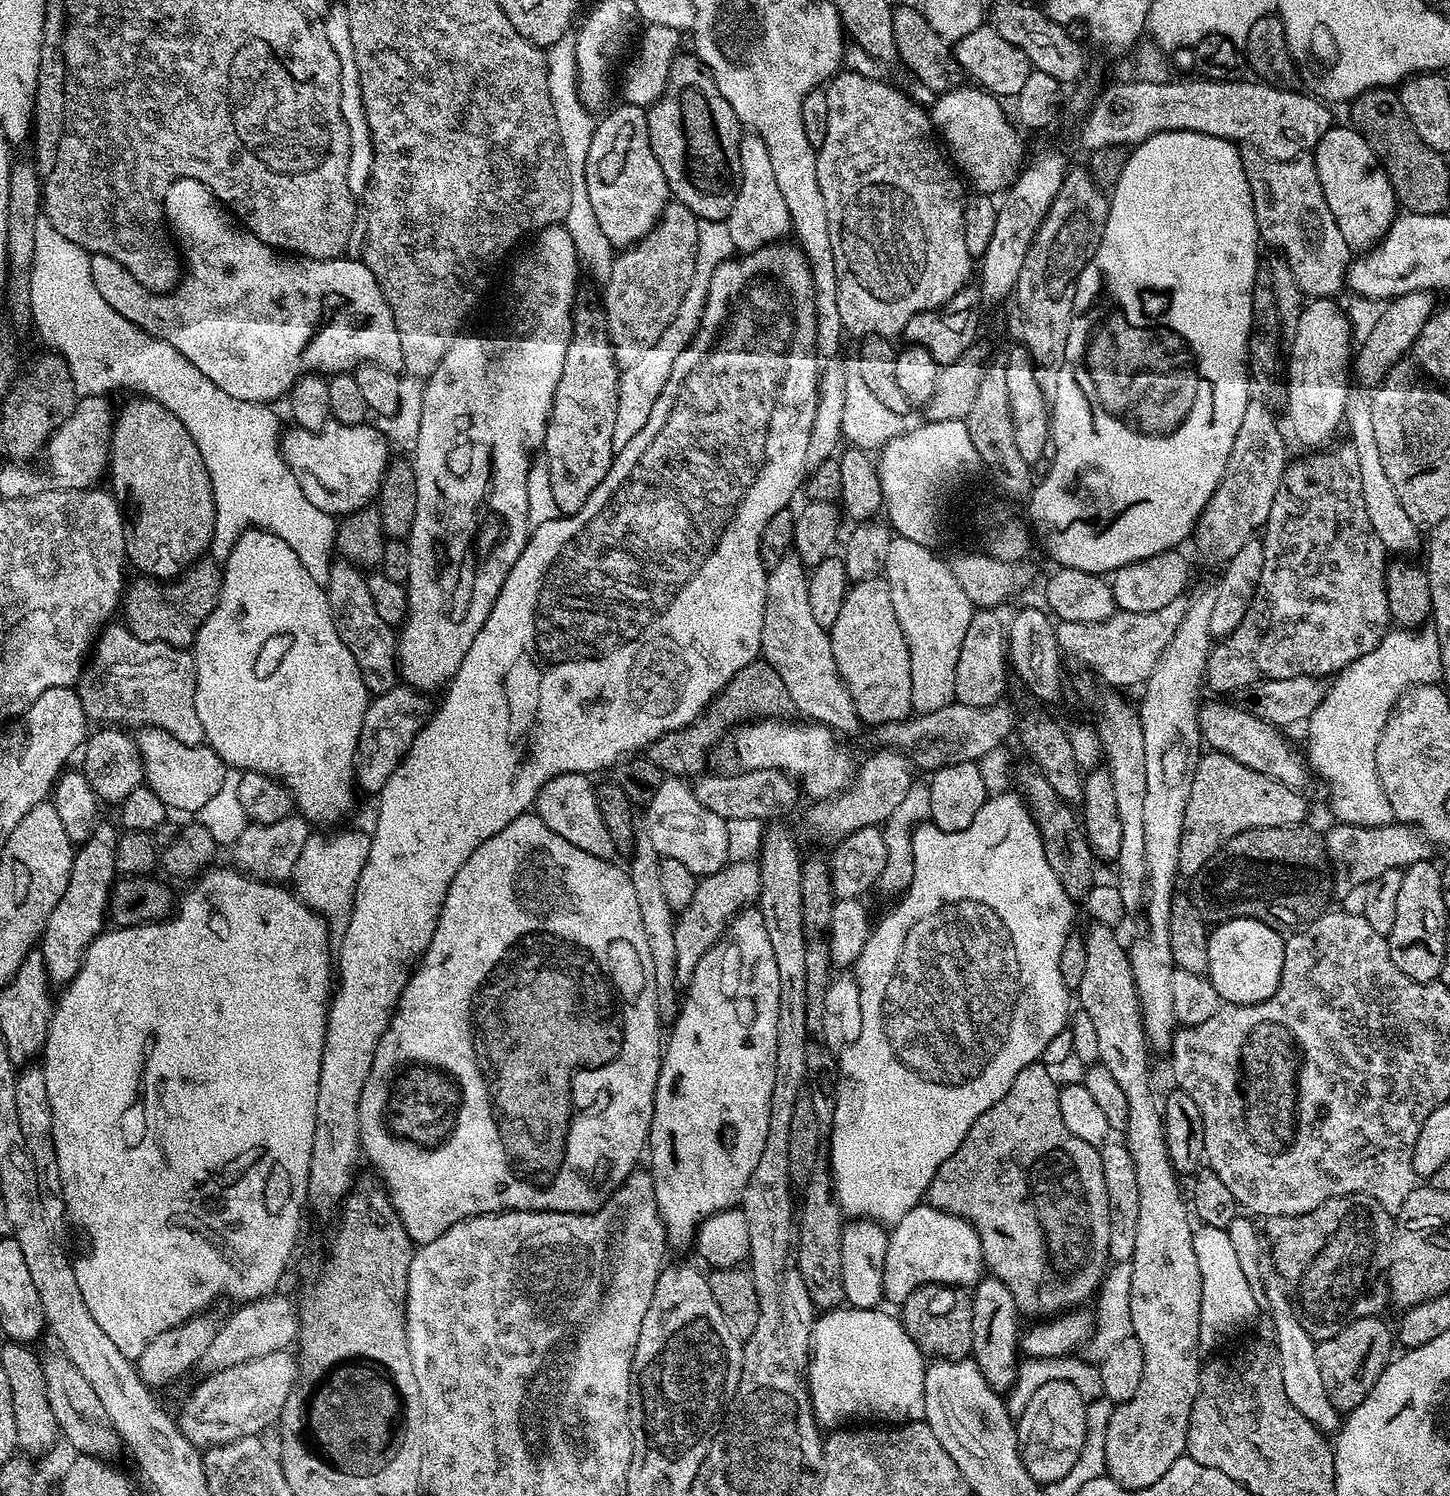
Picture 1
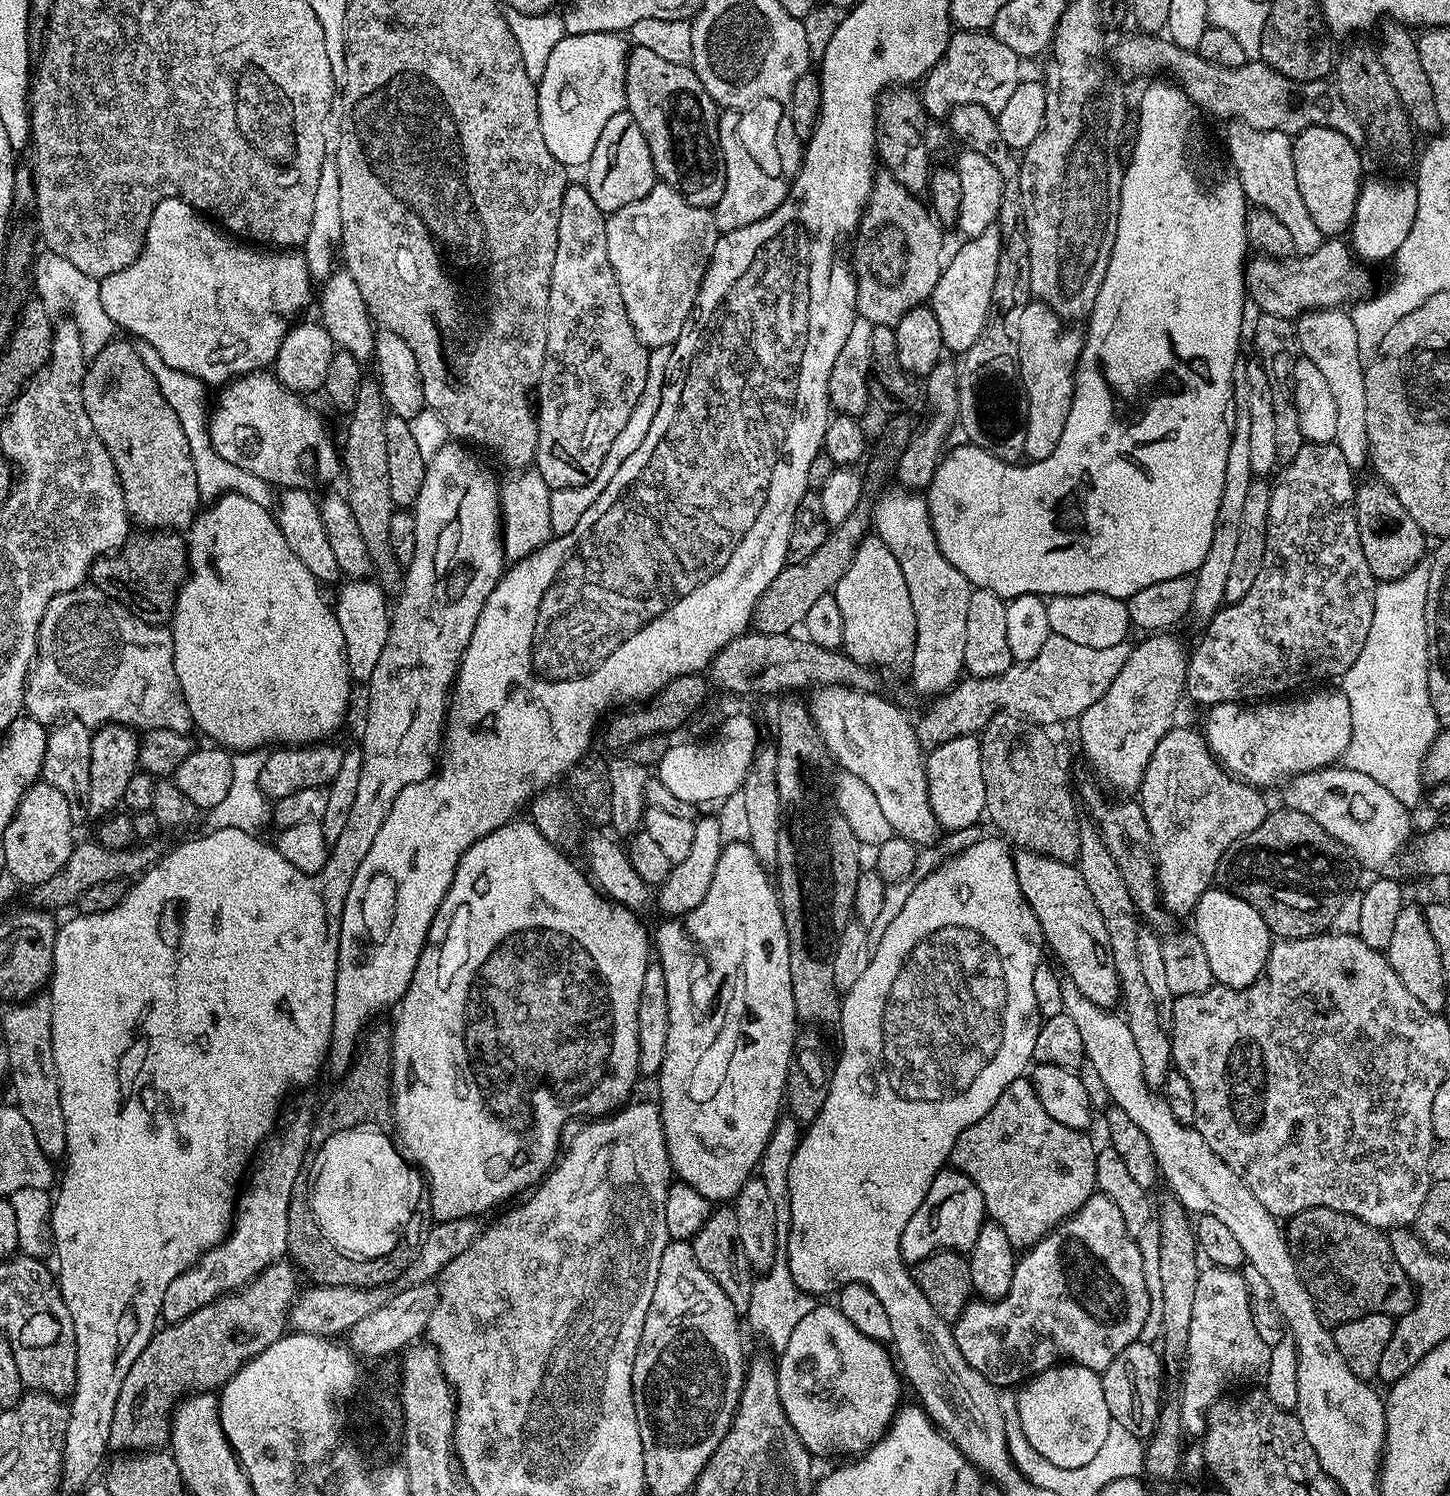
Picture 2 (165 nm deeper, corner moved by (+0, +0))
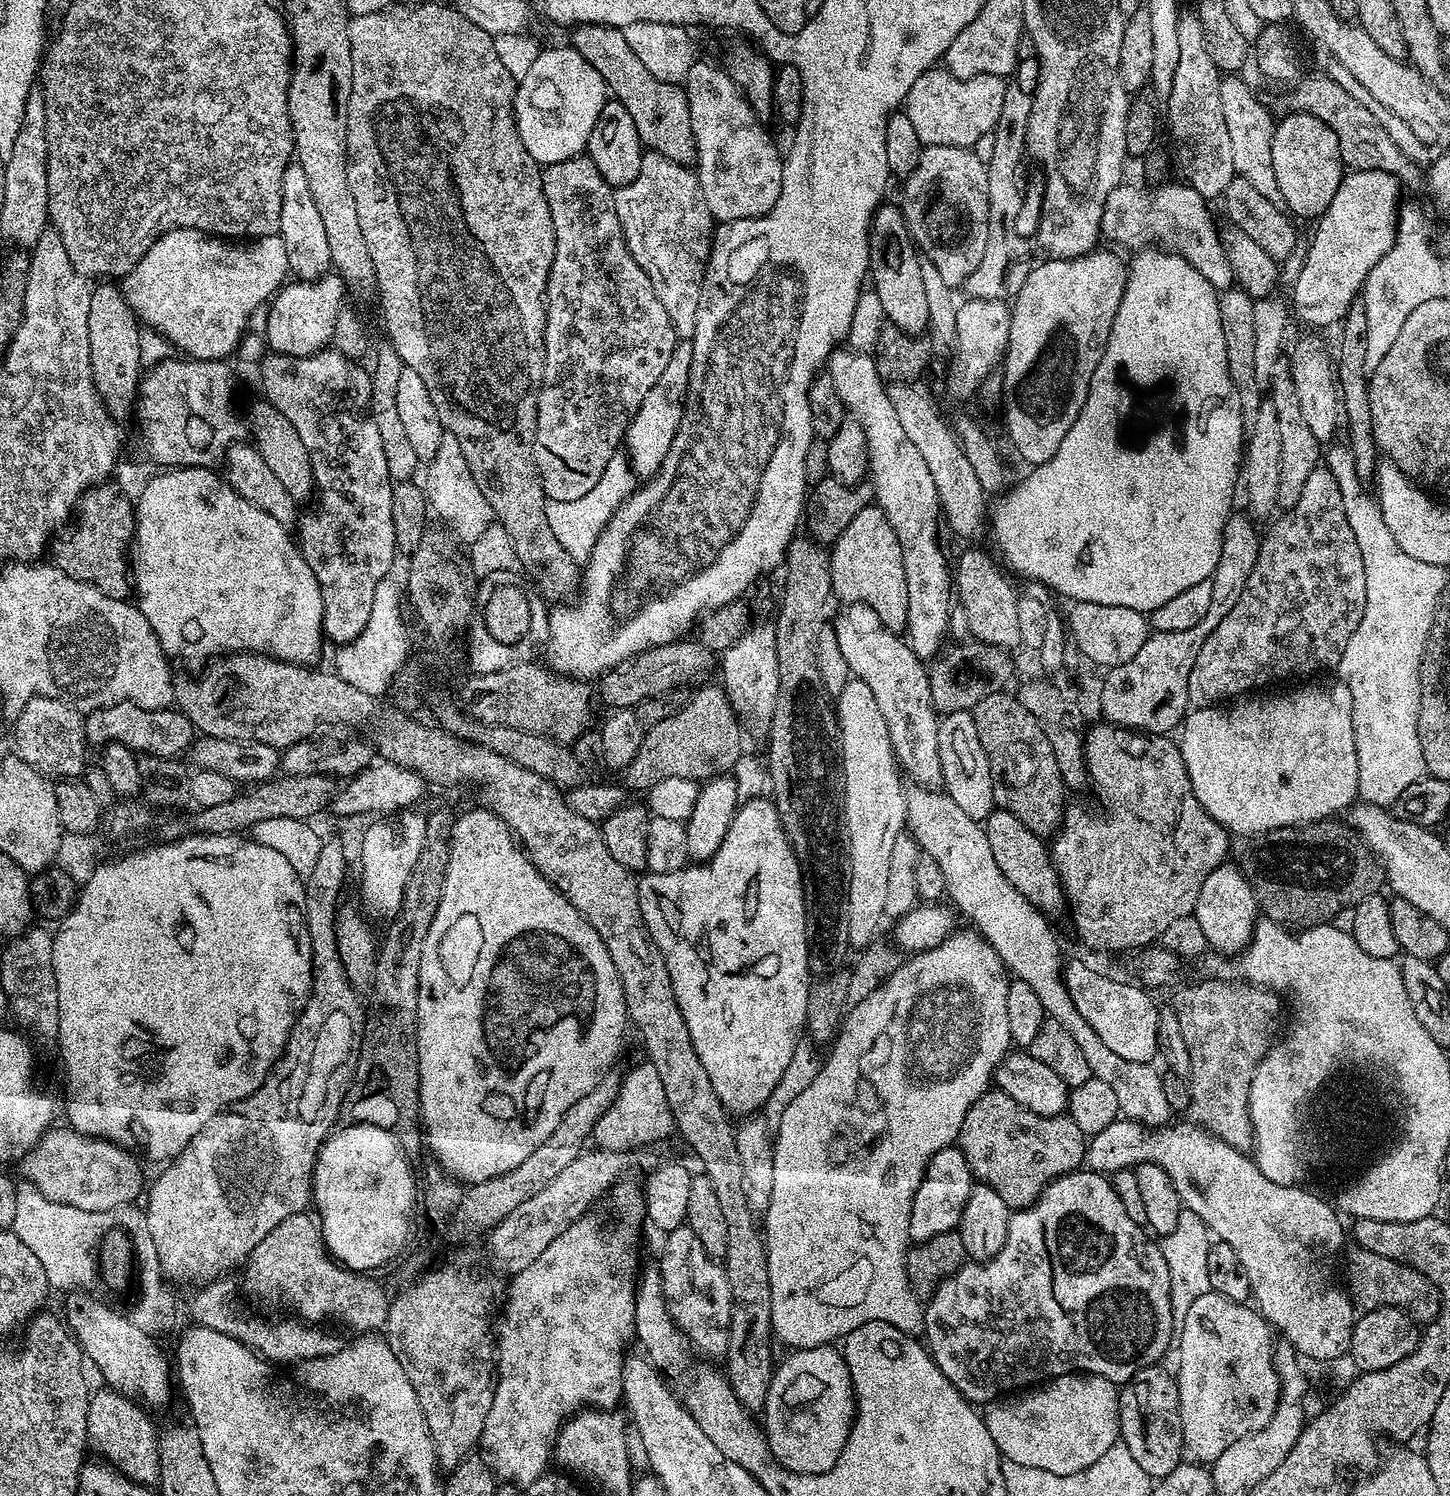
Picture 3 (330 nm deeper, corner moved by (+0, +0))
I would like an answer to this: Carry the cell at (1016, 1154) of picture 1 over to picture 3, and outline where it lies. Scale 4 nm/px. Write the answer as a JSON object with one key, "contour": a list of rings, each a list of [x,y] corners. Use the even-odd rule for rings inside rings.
{"contour":[[[999,1090],[983,1092],[966,1110],[958,1147],[973,1177],[995,1190],[1010,1210],[1028,1208],[1046,1185],[1057,1176],[1077,1171],[1086,1160],[1086,1135],[1068,1114],[1039,1116]]]}

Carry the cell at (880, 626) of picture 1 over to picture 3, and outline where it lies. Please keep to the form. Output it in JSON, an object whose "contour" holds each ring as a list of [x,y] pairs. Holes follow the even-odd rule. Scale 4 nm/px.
{"contour":[[[878,506],[858,510],[850,526],[831,545],[832,595],[844,604],[865,604],[882,618],[892,632],[903,633],[908,626],[908,595],[906,594],[906,570],[902,566],[902,546],[898,546],[898,534]]]}

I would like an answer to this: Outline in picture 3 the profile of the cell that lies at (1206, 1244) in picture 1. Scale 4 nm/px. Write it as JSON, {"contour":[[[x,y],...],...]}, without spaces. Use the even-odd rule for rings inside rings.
{"contour":[[[1209,1290],[1198,1298],[1194,1298],[1193,1305],[1186,1310],[1186,1314],[1182,1319],[1182,1323],[1178,1328],[1178,1344],[1180,1340],[1180,1369],[1175,1369],[1176,1385],[1178,1386],[1178,1398],[1180,1399],[1180,1417],[1182,1418],[1182,1438],[1184,1439],[1184,1447],[1189,1453],[1193,1452],[1193,1457],[1208,1456],[1207,1458],[1215,1458],[1218,1454],[1222,1454],[1222,1450],[1226,1450],[1226,1446],[1230,1446],[1238,1438],[1247,1437],[1249,1434],[1256,1432],[1266,1422],[1270,1422],[1270,1418],[1276,1409],[1277,1398],[1280,1396],[1280,1380],[1277,1378],[1276,1368],[1272,1365],[1272,1354],[1274,1351],[1274,1339],[1270,1333],[1270,1325],[1261,1316],[1255,1307],[1247,1303],[1239,1304],[1230,1298],[1226,1298],[1222,1294]]]}

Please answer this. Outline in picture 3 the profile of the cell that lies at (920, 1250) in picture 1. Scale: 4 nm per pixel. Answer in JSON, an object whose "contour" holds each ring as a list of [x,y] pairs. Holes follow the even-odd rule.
{"contour":[[[953,1146],[938,1150],[938,1154],[930,1158],[922,1182],[914,1194],[914,1202],[910,1210],[909,1241],[924,1241],[955,1229],[960,1223],[960,1215],[966,1204],[966,1198],[970,1198],[972,1193],[973,1183],[972,1171],[960,1147]]]}

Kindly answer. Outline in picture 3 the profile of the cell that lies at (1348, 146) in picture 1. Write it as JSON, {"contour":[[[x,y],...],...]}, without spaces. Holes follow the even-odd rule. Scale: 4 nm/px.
{"contour":[[[1292,112],[1273,127],[1271,153],[1274,154],[1278,188],[1282,190],[1283,207],[1293,217],[1305,216],[1311,222],[1321,217],[1346,173],[1345,162],[1340,157],[1338,134],[1314,114]]]}

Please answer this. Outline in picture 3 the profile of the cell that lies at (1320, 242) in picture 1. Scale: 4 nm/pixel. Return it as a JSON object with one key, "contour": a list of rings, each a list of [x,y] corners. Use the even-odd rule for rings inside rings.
{"contour":[[[1228,74],[1220,81],[1220,93],[1222,94],[1222,114],[1226,117],[1226,131],[1230,133],[1230,142],[1234,153],[1234,170],[1237,176],[1246,178],[1265,198],[1270,202],[1283,205],[1282,190],[1278,188],[1278,177],[1274,174],[1274,154],[1271,153],[1272,129],[1274,119],[1268,113],[1268,108],[1252,93],[1252,88],[1241,77],[1236,74]]]}

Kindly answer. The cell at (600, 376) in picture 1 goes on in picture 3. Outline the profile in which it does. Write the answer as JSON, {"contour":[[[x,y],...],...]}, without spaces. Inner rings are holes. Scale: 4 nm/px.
{"contour":[[[587,154],[571,157],[566,161],[560,161],[557,164],[547,165],[543,169],[544,193],[548,199],[550,208],[550,218],[556,239],[556,249],[552,258],[552,269],[548,274],[548,291],[546,293],[546,315],[544,317],[544,373],[540,390],[536,394],[536,441],[534,442],[534,458],[536,459],[536,469],[540,471],[540,481],[544,487],[544,494],[548,500],[557,500],[558,502],[574,502],[582,498],[582,494],[590,494],[602,478],[602,470],[606,470],[606,462],[617,455],[619,446],[625,439],[628,431],[628,423],[634,418],[638,406],[642,406],[642,398],[650,394],[650,386],[662,378],[662,370],[666,370],[666,362],[670,362],[672,351],[675,350],[678,337],[676,331],[672,328],[670,318],[666,314],[666,306],[658,302],[658,294],[654,294],[654,286],[650,278],[634,262],[630,250],[624,241],[624,231],[618,222],[616,213],[616,197],[611,184],[598,174],[598,166]]]}

